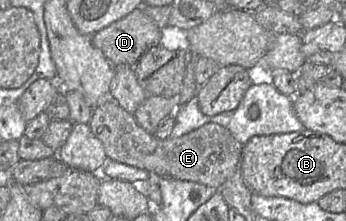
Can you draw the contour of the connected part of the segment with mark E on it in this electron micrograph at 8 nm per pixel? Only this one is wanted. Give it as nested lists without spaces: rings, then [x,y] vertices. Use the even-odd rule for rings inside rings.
[[[109,98],[93,108],[88,125],[93,135],[102,142],[108,159],[144,169],[161,177],[192,181],[218,191],[239,168],[243,145],[228,129],[213,122],[177,138],[168,136],[159,139],[147,133],[137,123],[134,115]]]

